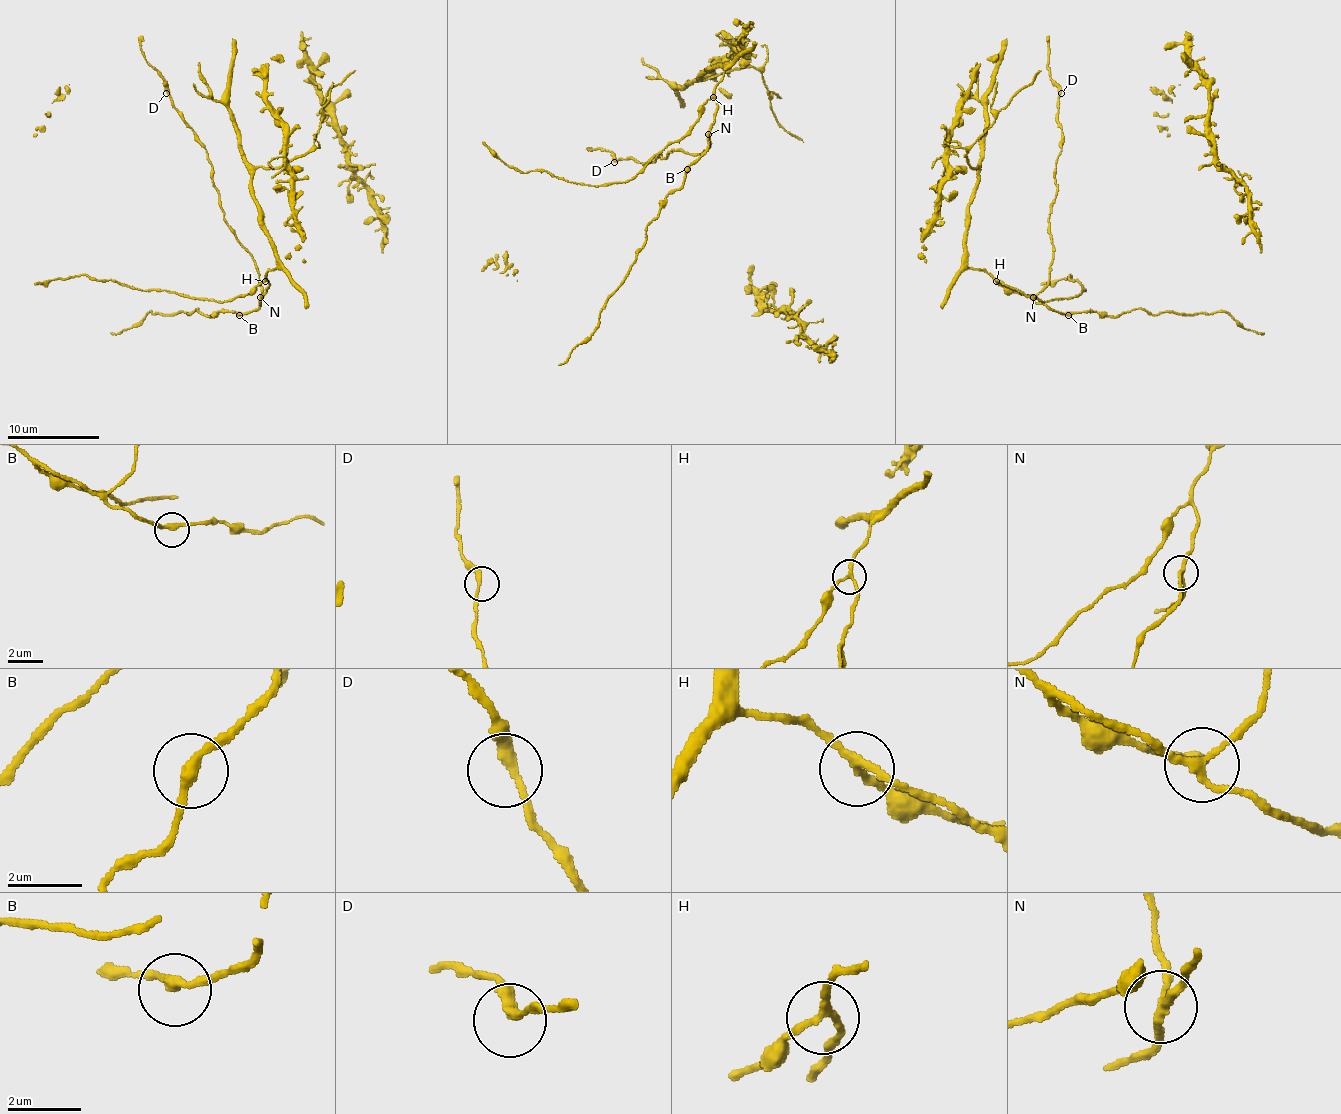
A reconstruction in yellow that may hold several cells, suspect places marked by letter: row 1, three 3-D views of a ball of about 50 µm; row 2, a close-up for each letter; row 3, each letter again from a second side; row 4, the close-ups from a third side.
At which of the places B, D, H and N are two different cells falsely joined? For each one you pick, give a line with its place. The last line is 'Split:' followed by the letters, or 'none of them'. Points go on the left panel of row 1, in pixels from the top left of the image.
Split: none of them

